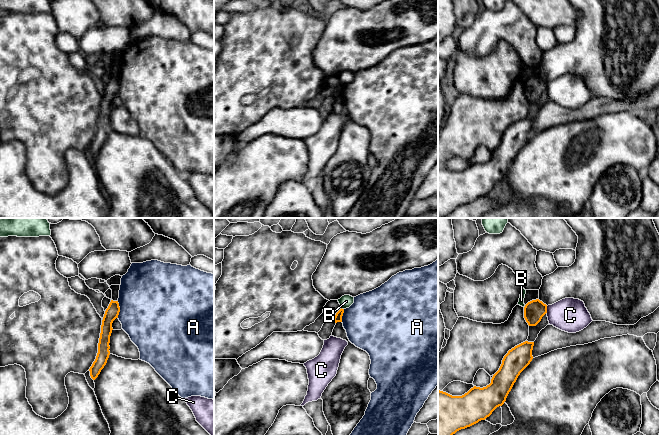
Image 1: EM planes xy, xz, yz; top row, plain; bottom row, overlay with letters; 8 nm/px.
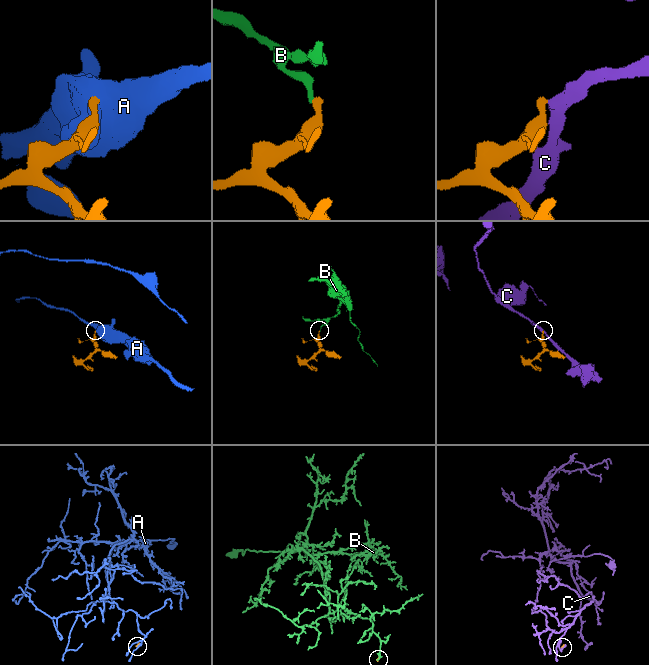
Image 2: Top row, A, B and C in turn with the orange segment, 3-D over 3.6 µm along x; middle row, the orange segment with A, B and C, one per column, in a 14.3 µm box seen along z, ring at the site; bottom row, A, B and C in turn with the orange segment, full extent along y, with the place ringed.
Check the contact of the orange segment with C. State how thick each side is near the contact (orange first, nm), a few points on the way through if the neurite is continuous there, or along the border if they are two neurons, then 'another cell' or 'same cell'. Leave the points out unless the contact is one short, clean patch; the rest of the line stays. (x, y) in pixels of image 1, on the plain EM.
calibres 160 and 280 nm; border yz (547, 82), (545, 89); another cell

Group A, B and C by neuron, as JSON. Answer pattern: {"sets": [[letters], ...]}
{"sets": [["A"], ["B"], ["C"]]}

